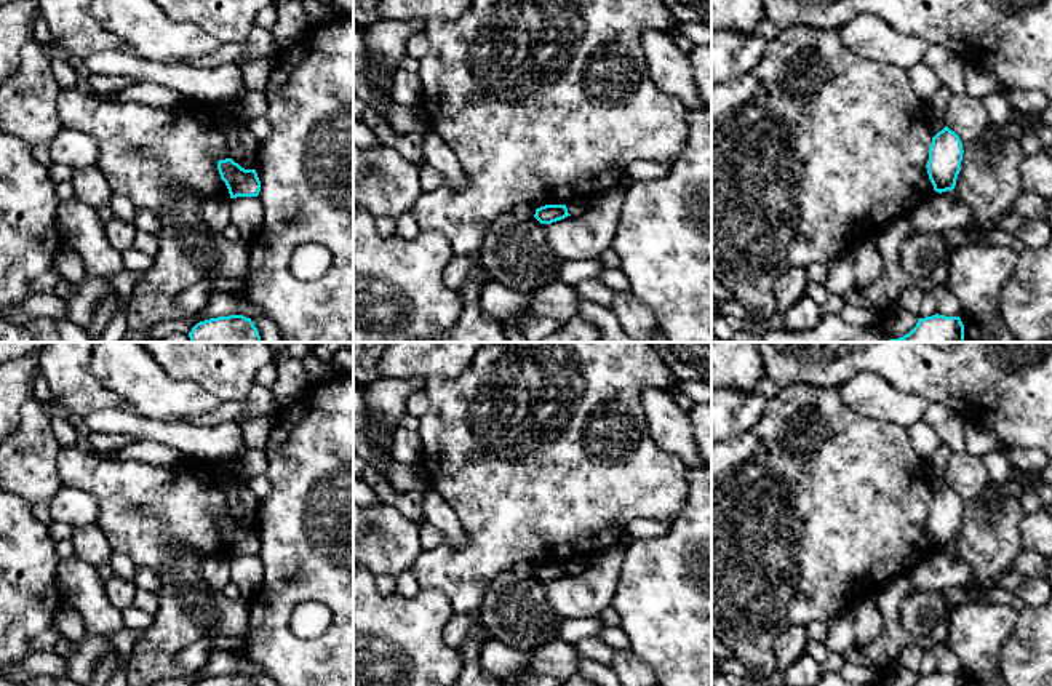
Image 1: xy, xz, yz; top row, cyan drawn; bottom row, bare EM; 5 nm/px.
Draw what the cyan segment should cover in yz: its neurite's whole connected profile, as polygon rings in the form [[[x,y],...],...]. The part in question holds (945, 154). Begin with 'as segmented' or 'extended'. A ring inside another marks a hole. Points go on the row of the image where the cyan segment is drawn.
as segmented; [[[948,126],[932,138],[926,168],[935,192],[942,193],[954,189],[962,154],[959,136]]]

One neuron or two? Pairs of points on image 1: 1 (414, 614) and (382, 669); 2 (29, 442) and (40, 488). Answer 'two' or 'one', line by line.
1: one
2: one

